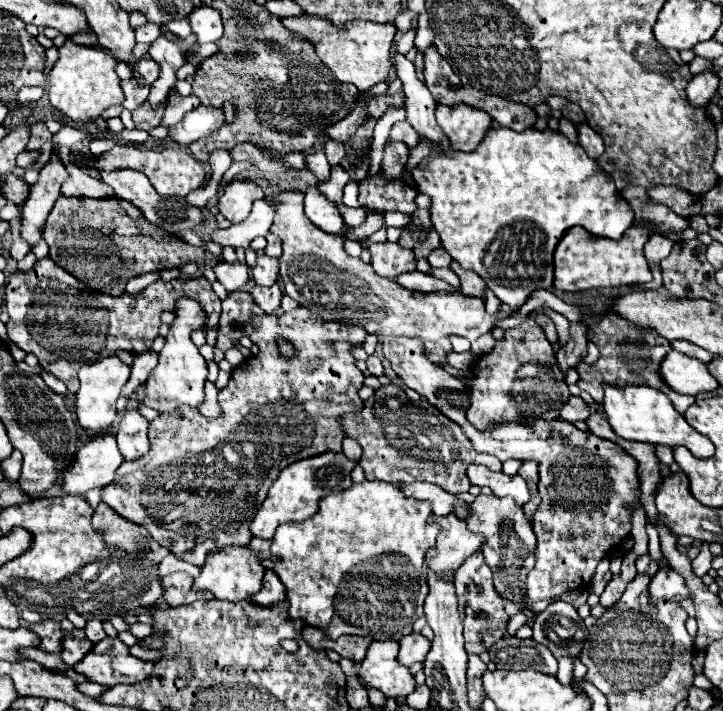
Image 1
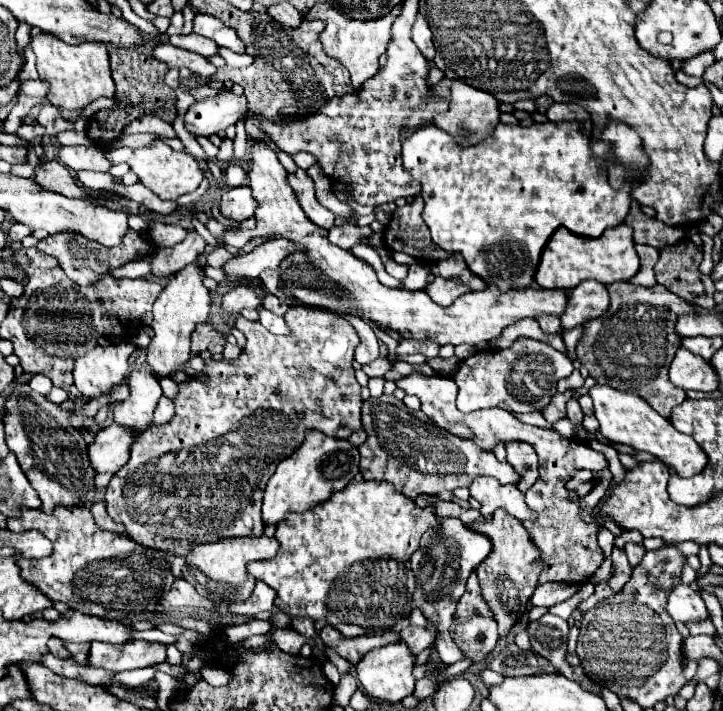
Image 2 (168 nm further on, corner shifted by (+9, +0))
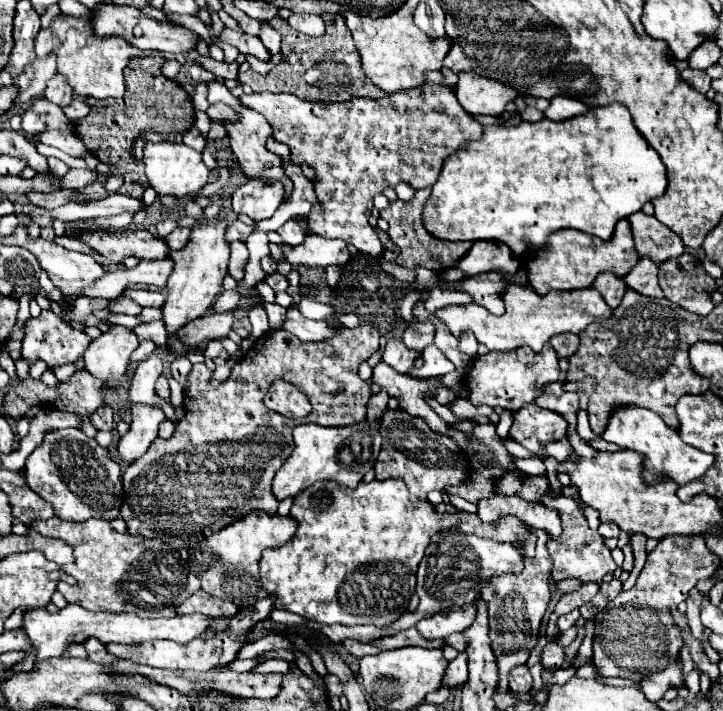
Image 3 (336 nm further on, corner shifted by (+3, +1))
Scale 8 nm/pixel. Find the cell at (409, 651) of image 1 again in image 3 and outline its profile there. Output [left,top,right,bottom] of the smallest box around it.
[416,605,476,639]

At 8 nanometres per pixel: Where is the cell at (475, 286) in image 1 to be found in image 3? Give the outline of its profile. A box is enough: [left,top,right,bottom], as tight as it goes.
[454,241,520,277]

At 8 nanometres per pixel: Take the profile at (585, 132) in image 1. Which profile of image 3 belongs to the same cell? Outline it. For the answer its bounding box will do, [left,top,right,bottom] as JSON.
[544,97,588,121]

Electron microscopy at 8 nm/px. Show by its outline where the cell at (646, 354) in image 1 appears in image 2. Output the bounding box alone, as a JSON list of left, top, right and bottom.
[576,282,698,418]

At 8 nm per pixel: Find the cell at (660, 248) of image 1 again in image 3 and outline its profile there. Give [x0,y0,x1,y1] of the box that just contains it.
[624,259,664,297]

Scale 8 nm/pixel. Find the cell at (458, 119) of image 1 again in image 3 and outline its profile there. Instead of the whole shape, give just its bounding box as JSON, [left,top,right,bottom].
[456,73,516,115]

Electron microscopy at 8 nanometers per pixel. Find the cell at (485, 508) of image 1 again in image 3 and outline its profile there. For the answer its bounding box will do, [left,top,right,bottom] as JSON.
[480,527,552,689]

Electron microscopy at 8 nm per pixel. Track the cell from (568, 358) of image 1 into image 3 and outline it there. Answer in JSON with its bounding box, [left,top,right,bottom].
[592,273,626,309]

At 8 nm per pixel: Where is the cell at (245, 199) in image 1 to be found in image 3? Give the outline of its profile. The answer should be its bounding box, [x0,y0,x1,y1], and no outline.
[232,181,282,222]

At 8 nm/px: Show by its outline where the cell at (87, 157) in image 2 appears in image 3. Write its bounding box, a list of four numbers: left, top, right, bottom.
[38,131,90,157]

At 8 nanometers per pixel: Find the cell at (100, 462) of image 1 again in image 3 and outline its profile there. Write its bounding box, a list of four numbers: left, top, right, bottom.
[118,405,166,463]

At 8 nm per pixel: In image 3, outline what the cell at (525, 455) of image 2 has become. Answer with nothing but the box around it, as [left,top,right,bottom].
[510,405,566,453]

